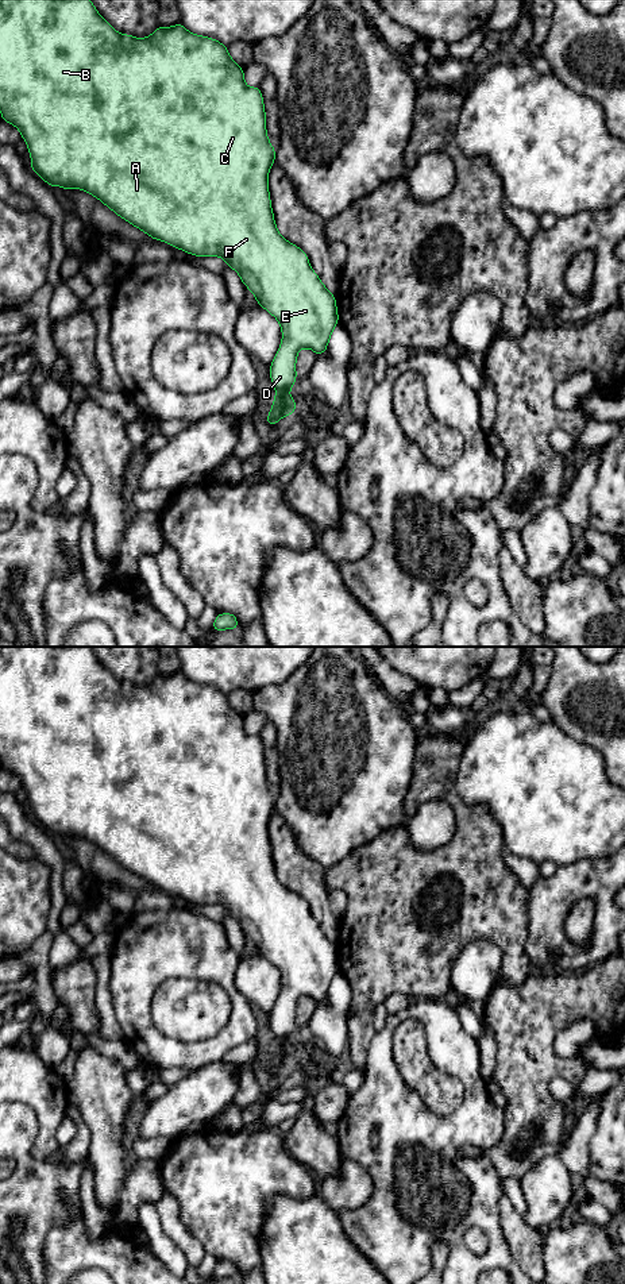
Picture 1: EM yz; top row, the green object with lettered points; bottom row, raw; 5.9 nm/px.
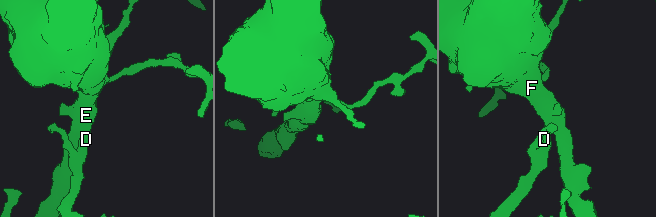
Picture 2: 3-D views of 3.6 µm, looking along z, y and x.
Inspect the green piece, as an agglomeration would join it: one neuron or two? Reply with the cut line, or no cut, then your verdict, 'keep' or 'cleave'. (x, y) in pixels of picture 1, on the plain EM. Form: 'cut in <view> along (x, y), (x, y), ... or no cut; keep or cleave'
no cut; keep

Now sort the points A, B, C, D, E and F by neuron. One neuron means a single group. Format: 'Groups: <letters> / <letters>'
Groups: A B C D E F

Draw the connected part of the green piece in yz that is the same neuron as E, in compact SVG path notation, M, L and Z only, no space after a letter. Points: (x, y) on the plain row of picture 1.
M0 647L0 761L3 770L19 776L31 803L32 820L51 836L85 838L151 887L194 905L220 905L239 922L256 951L278 968L282 979L281 995L269 1017L275 1045L266 1072L271 1075L282 1065L292 1064L298 1057L294 1046L289 1044L297 1027L297 1002L301 996L313 998L316 1005L327 999L332 979L339 972L336 946L312 917L306 901L288 890L277 878L269 840L269 820L275 810L275 797L266 779L263 744L259 734L246 733L243 716L234 710L228 695L213 686L189 680L181 670L173 675L158 674L146 686L120 682L97 660L89 647Z

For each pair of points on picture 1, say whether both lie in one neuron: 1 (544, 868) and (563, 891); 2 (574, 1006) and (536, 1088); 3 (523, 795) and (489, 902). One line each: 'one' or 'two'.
1: two
2: one
3: two

